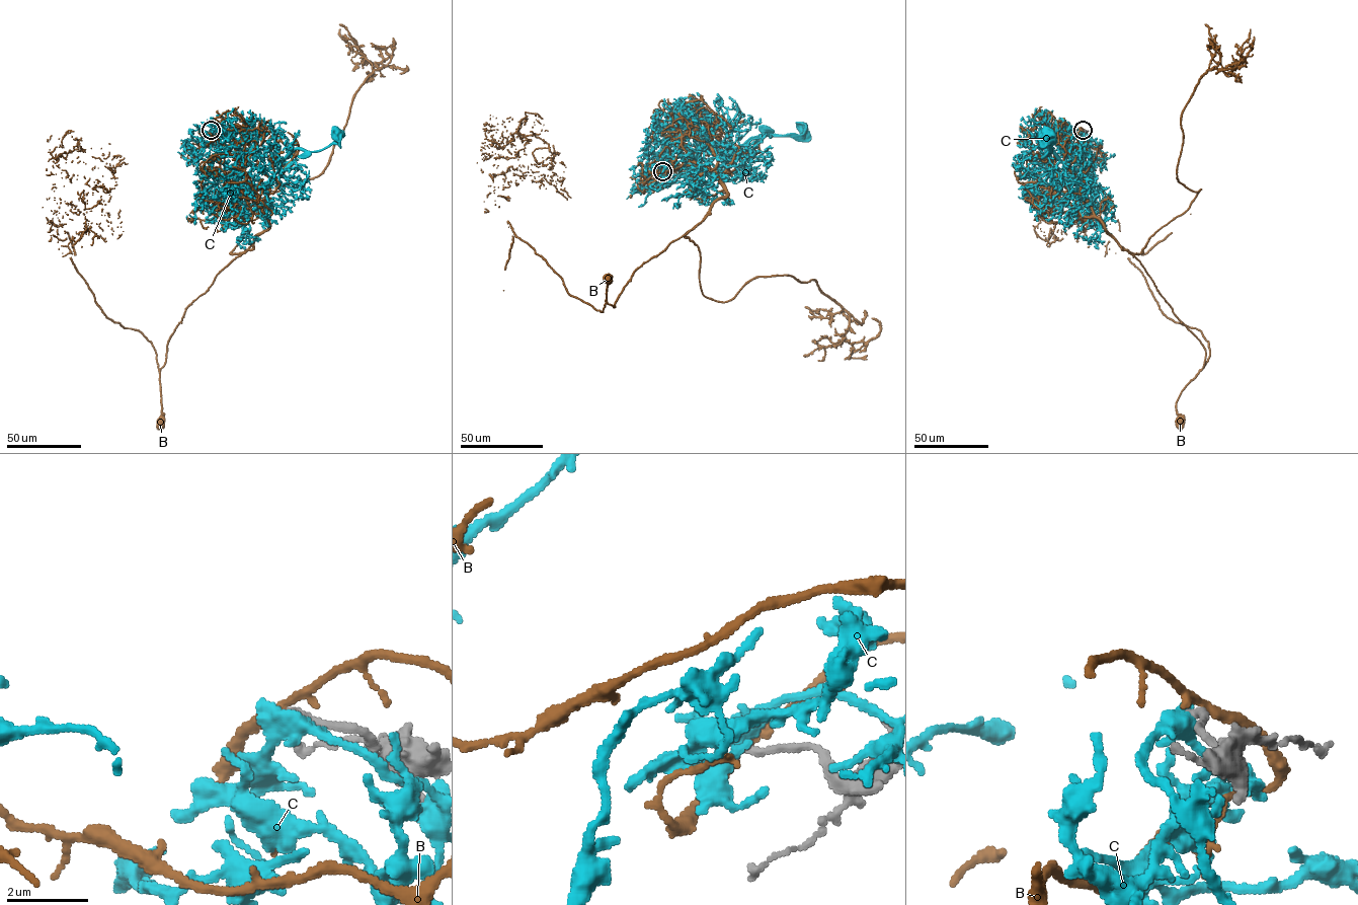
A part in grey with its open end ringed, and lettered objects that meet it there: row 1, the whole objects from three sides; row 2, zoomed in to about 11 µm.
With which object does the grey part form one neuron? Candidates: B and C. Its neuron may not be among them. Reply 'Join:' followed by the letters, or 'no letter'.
Join: no letter

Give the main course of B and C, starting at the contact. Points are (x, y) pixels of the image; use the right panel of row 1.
B: (1083, 129), (1077, 141), (1081, 194), (1205, 351), (1202, 368), (1176, 403), (1180, 422)
C: (1083, 130), (1081, 139), (1073, 137), (1066, 143), (1079, 159), (1079, 169), (1050, 152), (1048, 133)

